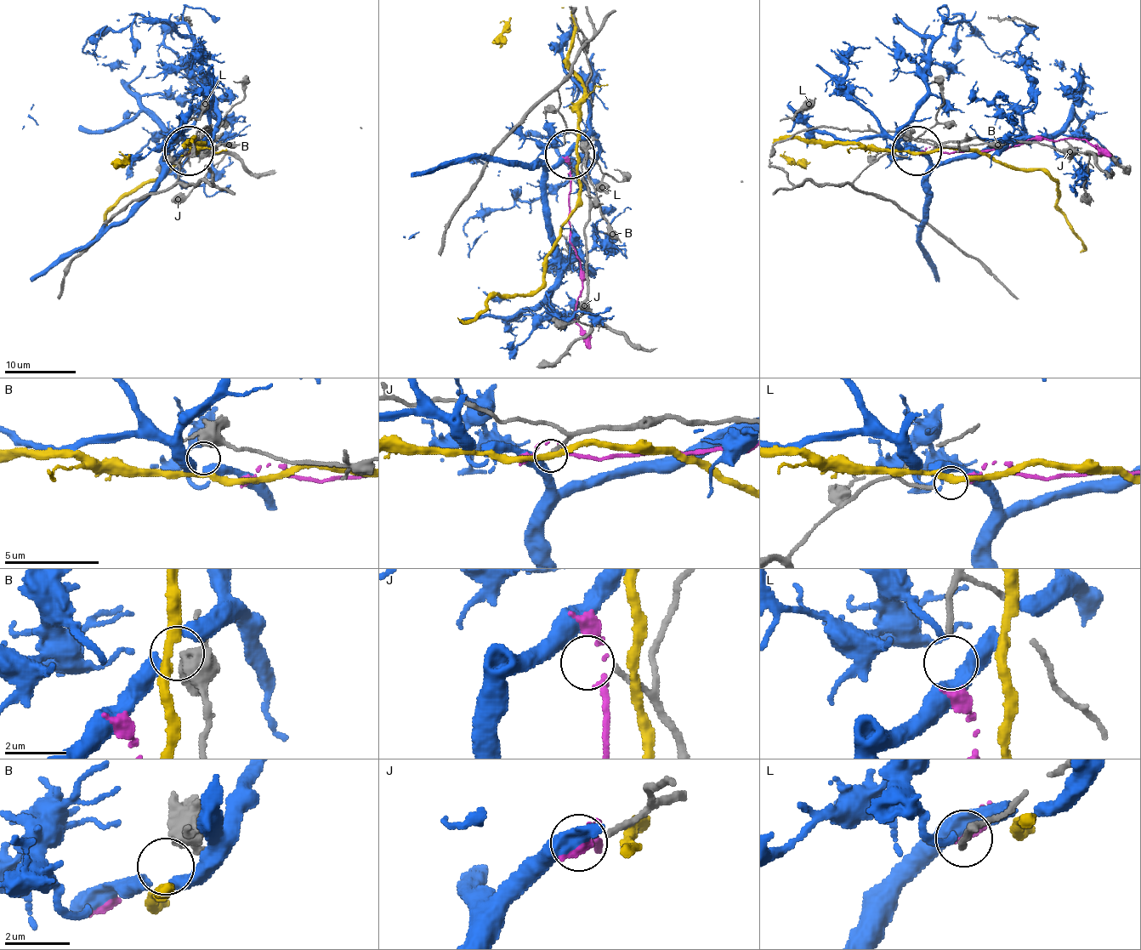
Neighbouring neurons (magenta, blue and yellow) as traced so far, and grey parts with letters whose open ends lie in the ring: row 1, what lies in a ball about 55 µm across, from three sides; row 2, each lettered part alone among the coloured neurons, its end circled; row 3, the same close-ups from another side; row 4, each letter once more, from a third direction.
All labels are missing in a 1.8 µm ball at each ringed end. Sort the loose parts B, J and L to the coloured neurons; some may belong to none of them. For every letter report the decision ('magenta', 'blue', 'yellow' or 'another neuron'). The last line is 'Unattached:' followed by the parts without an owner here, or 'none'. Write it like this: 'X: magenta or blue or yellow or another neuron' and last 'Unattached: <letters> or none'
B: yellow
J: another neuron
L: magenta
Unattached: J

